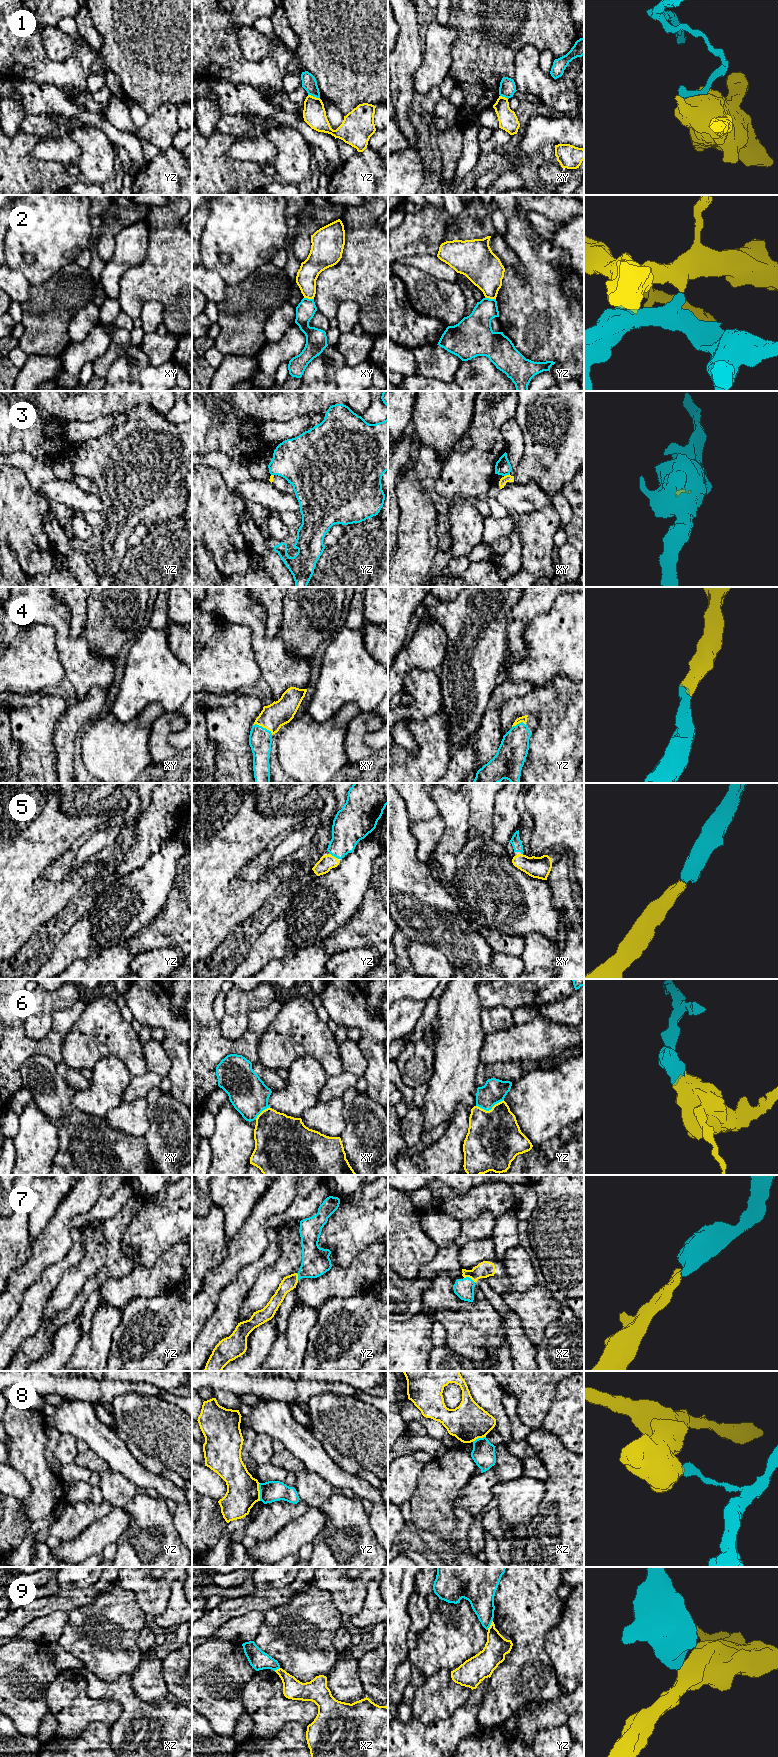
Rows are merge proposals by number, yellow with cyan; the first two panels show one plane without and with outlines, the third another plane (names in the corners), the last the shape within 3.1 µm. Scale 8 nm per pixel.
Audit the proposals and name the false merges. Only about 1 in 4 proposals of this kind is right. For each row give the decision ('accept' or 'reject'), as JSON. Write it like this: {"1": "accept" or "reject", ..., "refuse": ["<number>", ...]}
{"1": "reject", "2": "reject", "3": "reject", "4": "accept", "5": "accept", "6": "accept", "7": "accept", "8": "reject", "9": "reject", "refuse": ["1", "2", "3", "8", "9"]}

